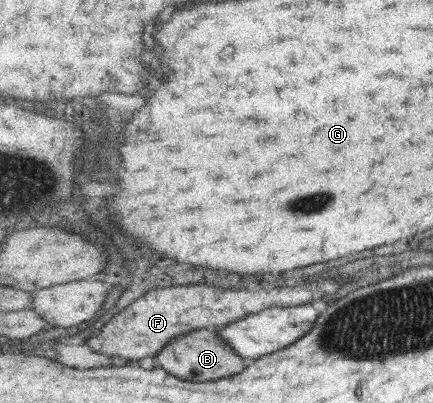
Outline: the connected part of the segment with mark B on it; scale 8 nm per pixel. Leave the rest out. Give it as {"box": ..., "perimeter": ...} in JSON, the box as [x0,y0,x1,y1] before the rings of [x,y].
{"box":[154,328,252,382],"perimeter":[[[201,328],[177,336],[165,348],[160,349],[154,361],[154,368],[164,368],[182,380],[207,382],[240,375],[252,361],[237,354],[233,346],[225,343],[217,329]]]}

